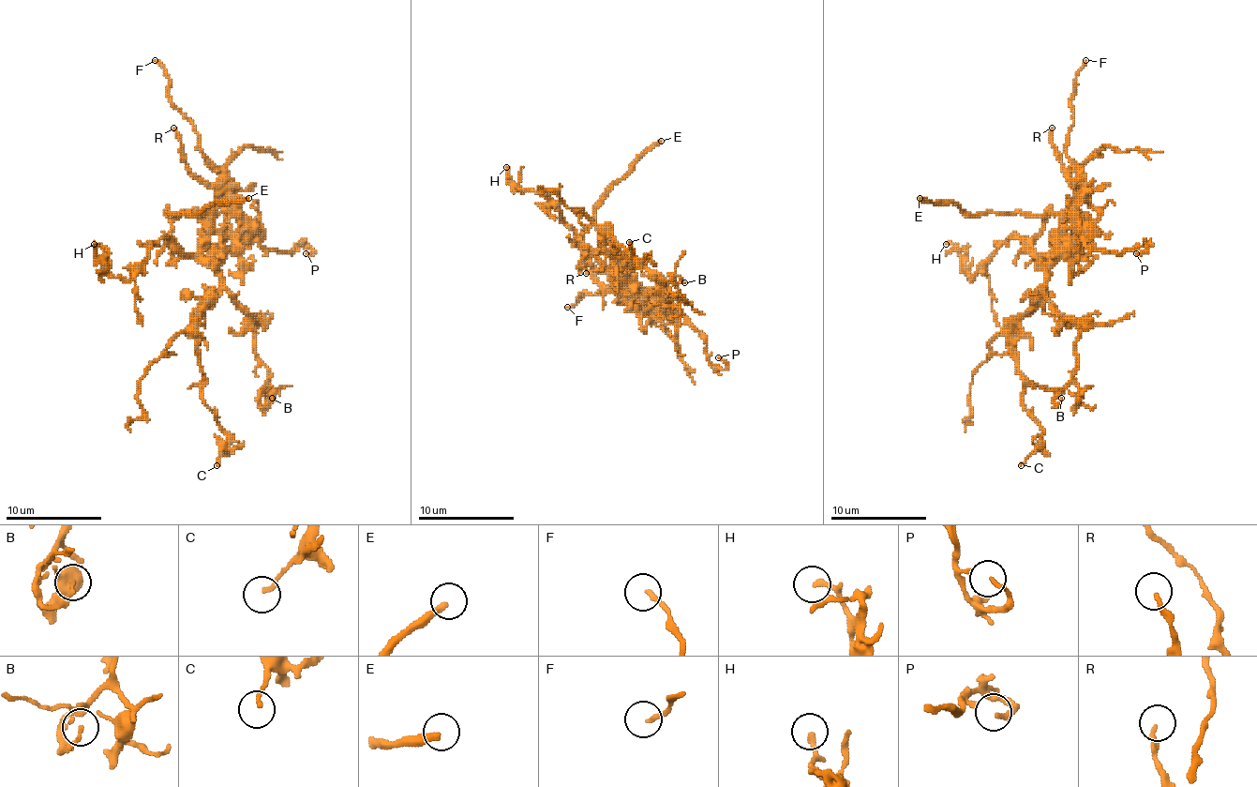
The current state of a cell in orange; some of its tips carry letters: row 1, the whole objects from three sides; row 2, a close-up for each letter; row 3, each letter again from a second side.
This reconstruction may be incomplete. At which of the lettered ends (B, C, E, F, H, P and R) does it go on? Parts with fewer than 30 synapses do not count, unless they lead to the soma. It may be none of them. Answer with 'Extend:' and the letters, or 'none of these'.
Extend: E

